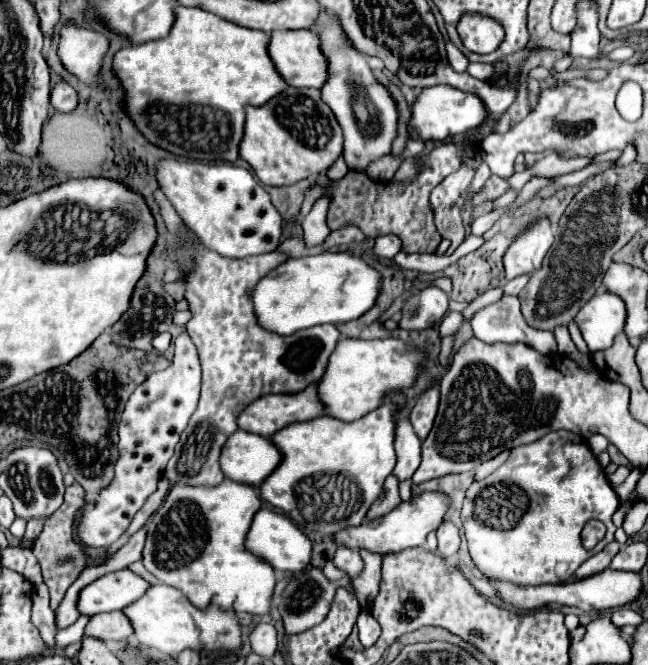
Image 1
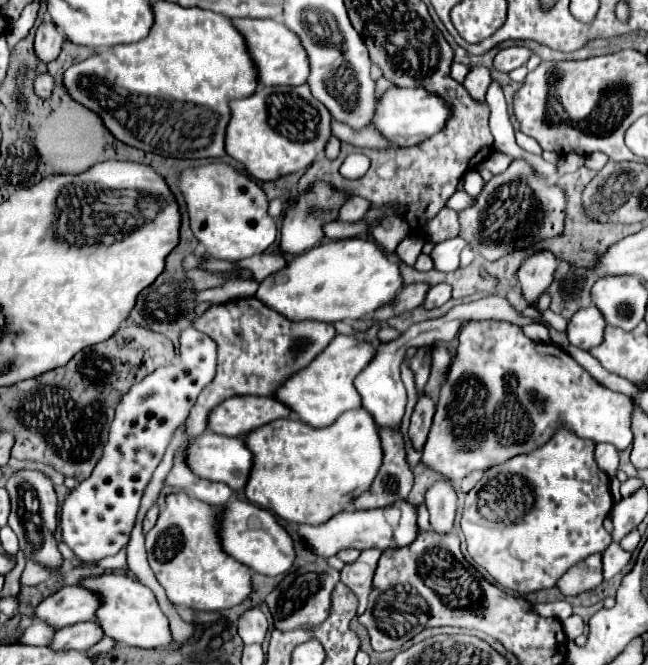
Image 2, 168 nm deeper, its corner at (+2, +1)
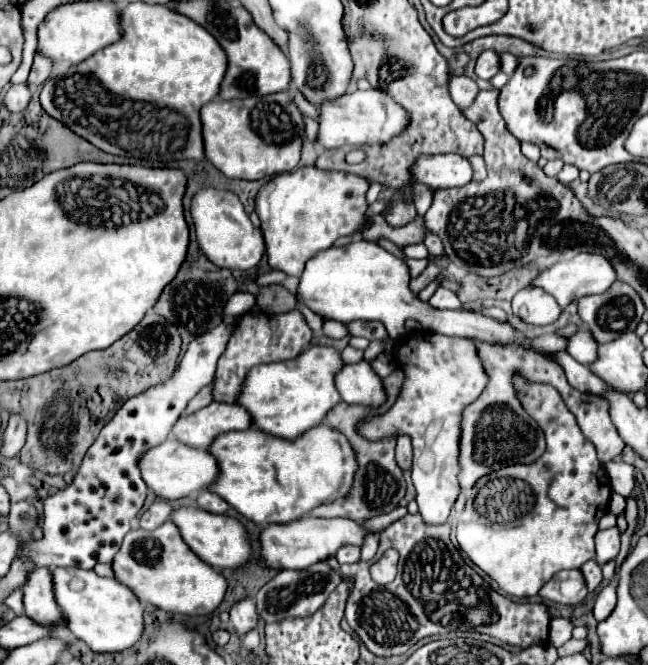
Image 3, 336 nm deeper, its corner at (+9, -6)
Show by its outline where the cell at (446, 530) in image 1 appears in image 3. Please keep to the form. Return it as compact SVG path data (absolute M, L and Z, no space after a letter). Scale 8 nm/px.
M407 334L395 342L395 360L399 368L405 374L403 386L399 390L399 396L395 404L385 412L377 414L369 420L359 420L359 432L365 440L377 442L383 438L397 438L397 436L409 436L413 444L413 486L417 490L417 504L419 514L427 524L443 524L461 492L457 472L459 472L459 432L461 432L461 420L463 420L463 408L479 398L483 388L487 386L487 374L479 360L479 352L473 344L473 340L463 338L449 338L443 334Z

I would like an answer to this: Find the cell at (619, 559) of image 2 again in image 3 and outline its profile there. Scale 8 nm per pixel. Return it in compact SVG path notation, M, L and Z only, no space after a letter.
M589 560L589 562L587 562L587 564L583 564L579 570L581 570L583 578L585 578L585 584L587 584L589 592L593 592L593 590L601 584L601 580L603 580L601 566L599 566L595 560Z

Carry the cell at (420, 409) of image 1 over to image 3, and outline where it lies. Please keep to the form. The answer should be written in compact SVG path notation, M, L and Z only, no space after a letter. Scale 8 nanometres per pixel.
M399 436L397 448L395 448L395 460L401 470L411 470L411 458L413 458L413 448L411 440L407 436Z

